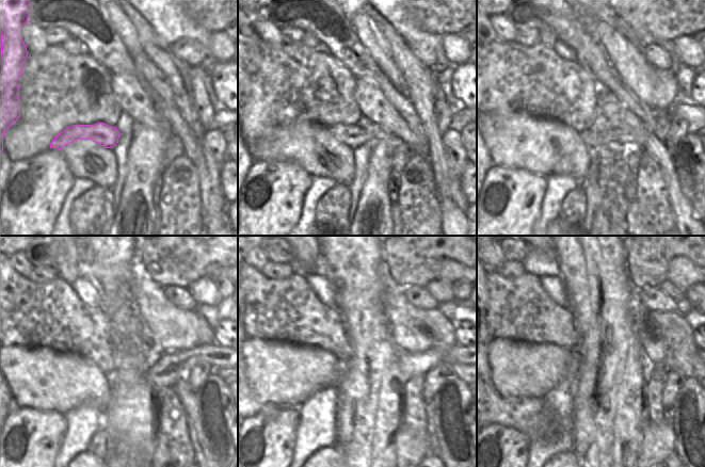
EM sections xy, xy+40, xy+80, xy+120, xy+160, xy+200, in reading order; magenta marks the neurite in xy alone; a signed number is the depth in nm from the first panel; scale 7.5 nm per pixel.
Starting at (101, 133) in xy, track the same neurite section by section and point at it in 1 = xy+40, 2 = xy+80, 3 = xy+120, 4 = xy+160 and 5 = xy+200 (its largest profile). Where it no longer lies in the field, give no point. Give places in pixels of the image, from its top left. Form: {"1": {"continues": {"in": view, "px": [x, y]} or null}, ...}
{"1": {"continues": {"in": "xy+40", "px": [353, 135]}}, "2": {"continues": {"in": "xy+80", "px": [628, 138]}}, "3": {"continues": {"in": "xy+120", "px": [172, 367]}}, "4": {"continues": {"in": "xy+160", "px": [410, 365]}}, "5": {"continues": {"in": "xy+200", "px": [649, 367]}}}

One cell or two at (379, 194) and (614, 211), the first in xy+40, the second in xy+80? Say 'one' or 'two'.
one

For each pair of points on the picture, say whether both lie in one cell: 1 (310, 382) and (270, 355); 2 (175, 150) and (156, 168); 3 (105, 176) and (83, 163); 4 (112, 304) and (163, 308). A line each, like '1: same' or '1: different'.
1: same
2: different
3: same
4: different

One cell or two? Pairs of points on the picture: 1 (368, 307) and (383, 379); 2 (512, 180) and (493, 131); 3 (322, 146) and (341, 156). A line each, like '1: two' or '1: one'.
1: one
2: two
3: one

